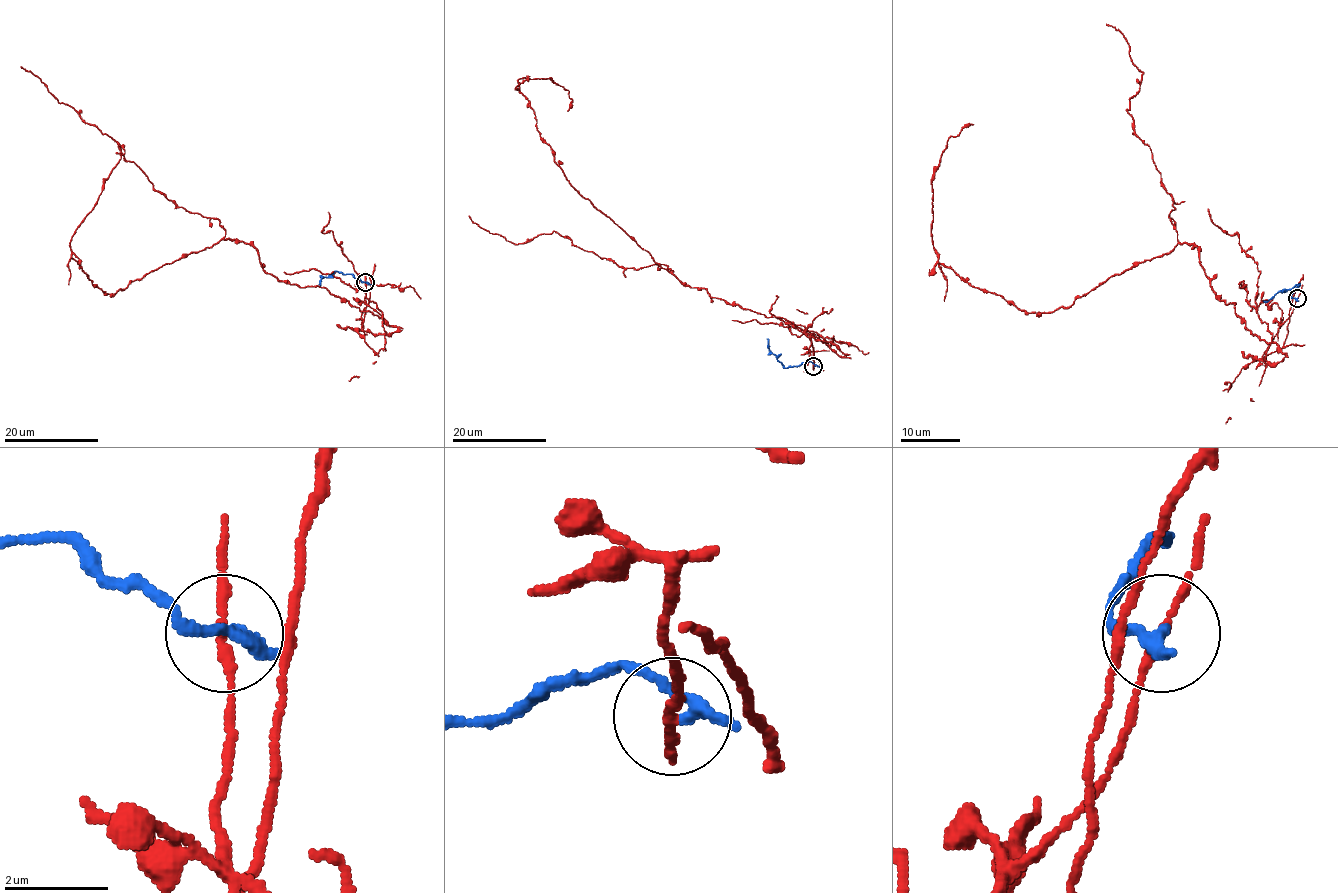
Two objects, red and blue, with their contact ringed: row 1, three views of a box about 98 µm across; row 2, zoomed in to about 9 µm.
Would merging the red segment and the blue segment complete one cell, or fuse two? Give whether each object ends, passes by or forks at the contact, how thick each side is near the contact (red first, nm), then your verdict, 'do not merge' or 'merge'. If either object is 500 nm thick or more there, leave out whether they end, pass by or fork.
red passes by; blue ends; calibres 170 and 280 nm; do not merge

